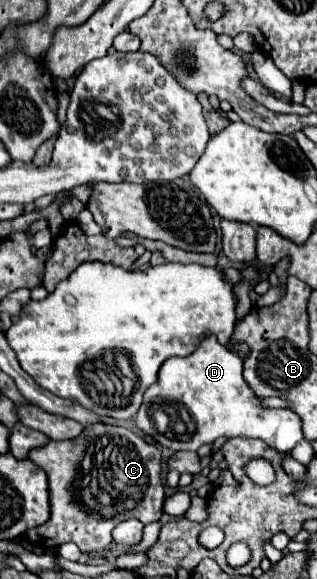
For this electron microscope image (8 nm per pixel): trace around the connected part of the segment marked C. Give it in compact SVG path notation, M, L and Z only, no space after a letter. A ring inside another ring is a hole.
M91 423L85 425L83 433L75 439L49 439L43 447L31 449L29 459L49 477L51 517L47 523L33 529L45 549L57 549L59 545L73 541L83 553L103 551L109 547L111 531L117 523L129 517L135 517L145 525L161 519L165 503L165 491L159 477L161 453L155 445L125 427ZM129 503L137 505L129 511Z

